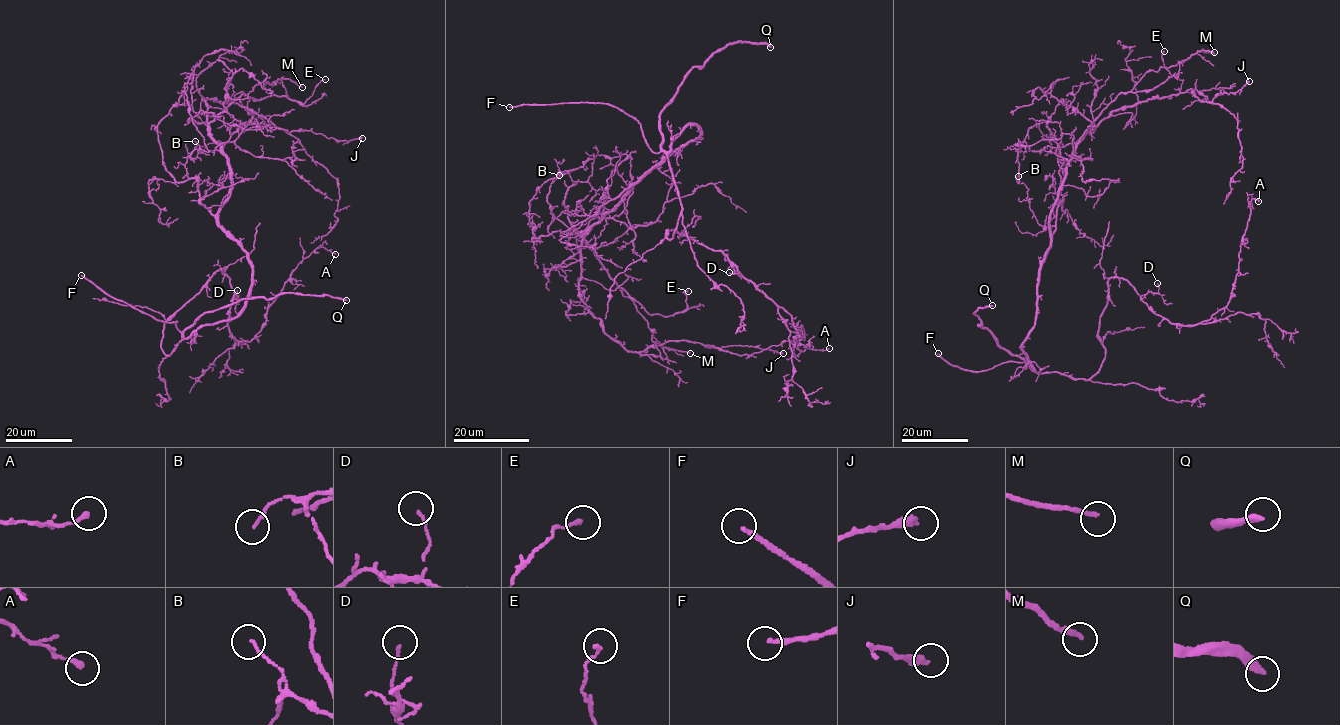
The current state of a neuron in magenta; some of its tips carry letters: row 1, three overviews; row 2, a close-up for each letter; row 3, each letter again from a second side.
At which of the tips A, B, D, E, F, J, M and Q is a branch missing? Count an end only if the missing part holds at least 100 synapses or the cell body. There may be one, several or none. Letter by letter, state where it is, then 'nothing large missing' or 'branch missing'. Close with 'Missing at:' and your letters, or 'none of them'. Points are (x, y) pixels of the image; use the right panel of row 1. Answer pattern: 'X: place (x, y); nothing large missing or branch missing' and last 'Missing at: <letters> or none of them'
A: place (1258, 201); nothing large missing
B: place (1018, 176); nothing large missing
D: place (1157, 283); nothing large missing
E: place (1164, 51); nothing large missing
F: place (938, 353); branch missing
J: place (1249, 81); nothing large missing
M: place (1214, 52); nothing large missing
Q: place (992, 305); branch missing
Missing at: F, Q

